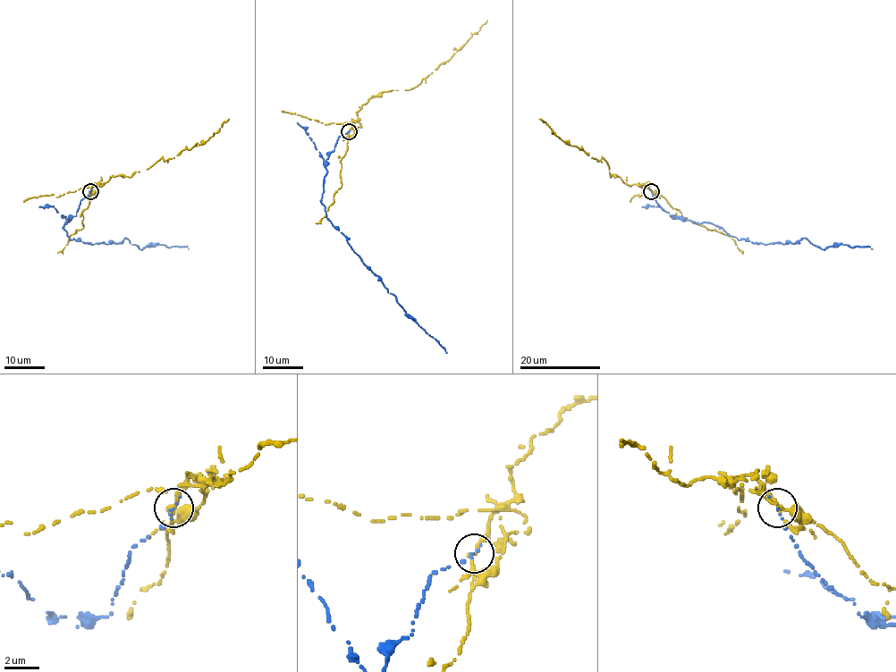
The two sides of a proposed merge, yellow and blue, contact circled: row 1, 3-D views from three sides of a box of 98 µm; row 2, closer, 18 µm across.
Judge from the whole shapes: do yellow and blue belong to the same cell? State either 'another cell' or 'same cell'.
another cell

